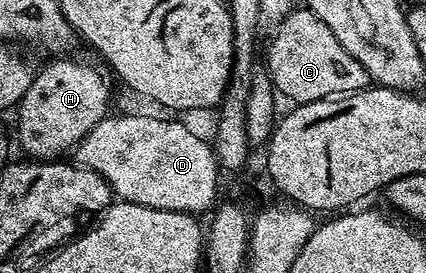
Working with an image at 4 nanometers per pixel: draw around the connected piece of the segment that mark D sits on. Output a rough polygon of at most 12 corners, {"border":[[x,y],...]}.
{"border":[[106,115],[76,164],[114,198],[201,215],[214,146],[181,121]]}

